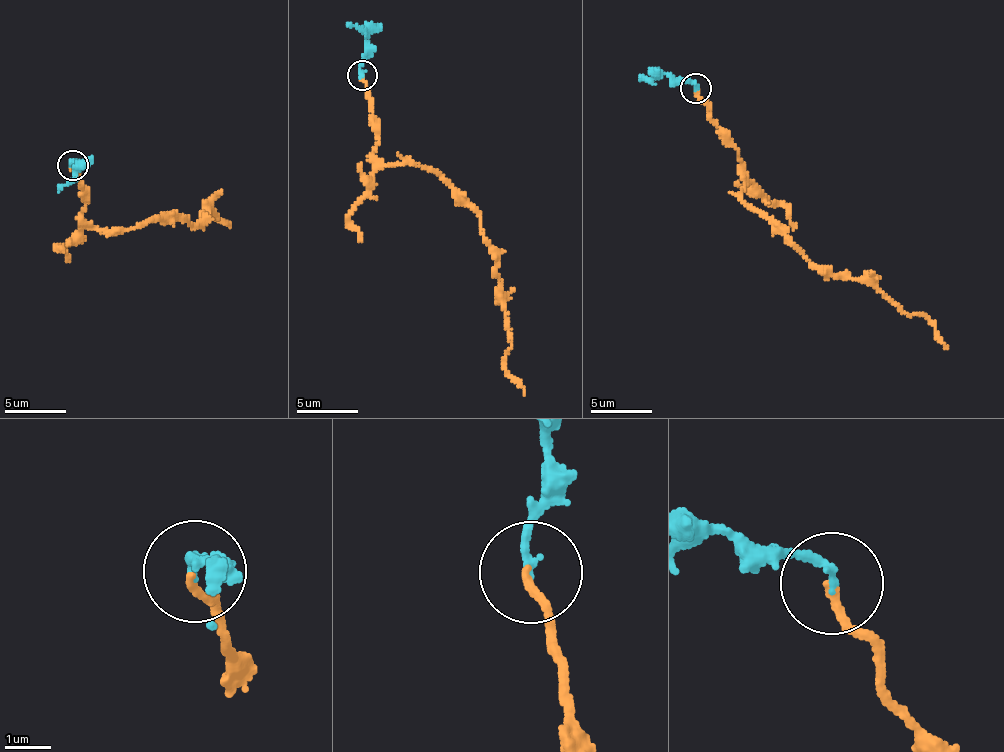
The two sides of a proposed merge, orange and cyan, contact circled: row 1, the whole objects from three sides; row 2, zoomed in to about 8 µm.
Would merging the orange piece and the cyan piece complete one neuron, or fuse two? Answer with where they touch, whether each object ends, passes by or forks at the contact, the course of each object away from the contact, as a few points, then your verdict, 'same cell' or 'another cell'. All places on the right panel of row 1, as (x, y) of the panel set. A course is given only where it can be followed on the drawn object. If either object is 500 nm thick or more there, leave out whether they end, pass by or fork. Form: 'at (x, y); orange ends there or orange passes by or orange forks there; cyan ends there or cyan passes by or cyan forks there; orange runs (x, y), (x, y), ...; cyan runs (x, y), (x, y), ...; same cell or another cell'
at (696, 88); orange ends there; cyan ends there; orange runs (695, 88), (738, 150), (741, 202), (831, 274), (870, 278), (904, 313), (929, 321), (947, 348); cyan runs (695, 88), (658, 73), (640, 81); same cell

